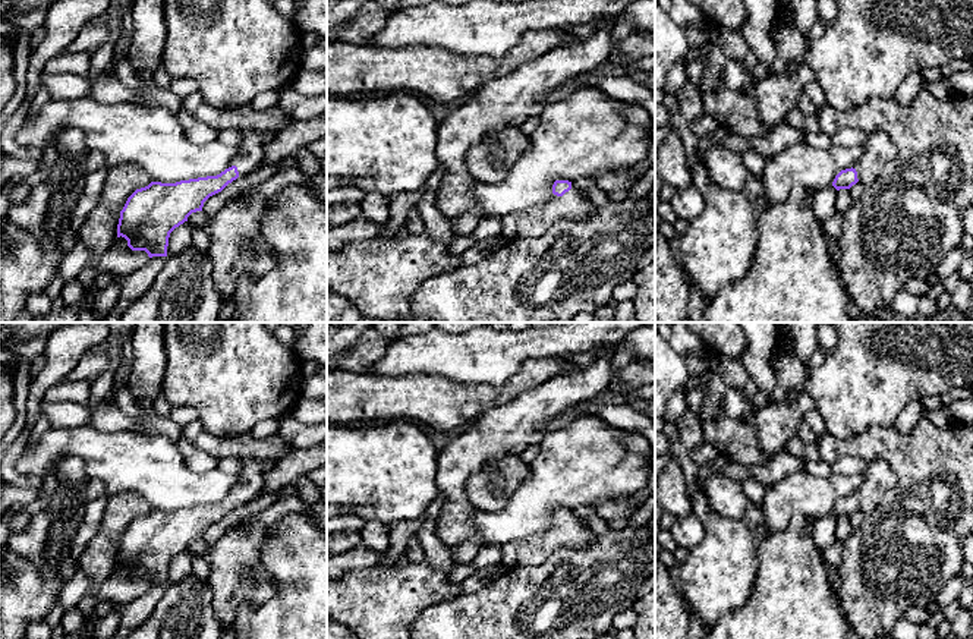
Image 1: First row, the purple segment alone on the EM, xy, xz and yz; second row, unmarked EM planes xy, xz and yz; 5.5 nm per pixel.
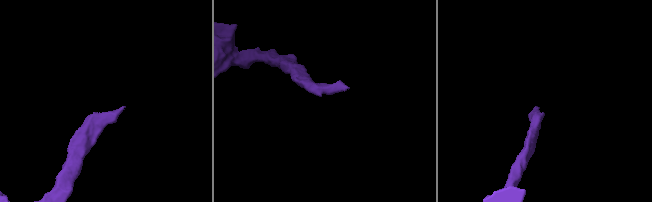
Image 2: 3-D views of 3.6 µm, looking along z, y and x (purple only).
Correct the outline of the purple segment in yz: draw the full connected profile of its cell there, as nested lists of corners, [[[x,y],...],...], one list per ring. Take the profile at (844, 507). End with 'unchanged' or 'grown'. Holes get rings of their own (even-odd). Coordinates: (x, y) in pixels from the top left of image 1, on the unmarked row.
[[[884,460],[869,462],[867,470],[862,476],[862,488],[851,497],[841,498],[835,504],[832,514],[837,519],[850,517],[857,510],[867,516],[879,506],[885,494],[894,487],[894,473]]]; grown

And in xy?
[[[240,457],[242,472],[237,482],[230,488],[227,497],[217,504],[207,504],[176,511],[151,510],[148,514],[136,517],[120,539],[117,566],[125,566],[132,579],[145,579],[149,586],[167,585],[170,561],[188,550],[192,541],[202,539],[204,531],[221,520],[237,506],[248,504],[259,497],[265,485],[265,472],[270,470],[274,459]]]; grown

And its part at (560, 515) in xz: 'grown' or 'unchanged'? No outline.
grown

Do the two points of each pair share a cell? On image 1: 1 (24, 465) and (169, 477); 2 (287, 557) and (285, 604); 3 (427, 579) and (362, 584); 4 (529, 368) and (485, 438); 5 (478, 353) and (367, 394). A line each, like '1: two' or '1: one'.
1: one
2: one
3: one
4: two
5: two

